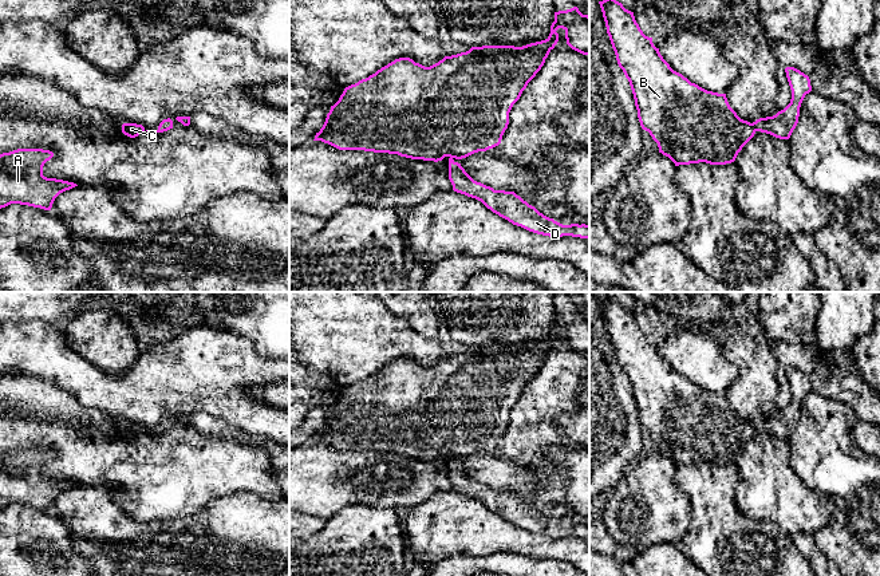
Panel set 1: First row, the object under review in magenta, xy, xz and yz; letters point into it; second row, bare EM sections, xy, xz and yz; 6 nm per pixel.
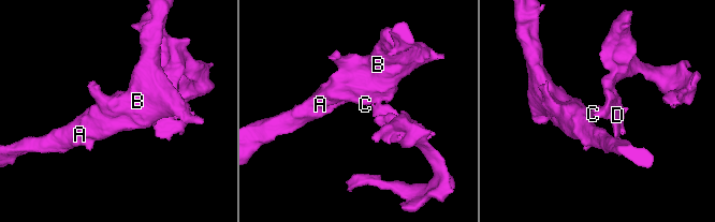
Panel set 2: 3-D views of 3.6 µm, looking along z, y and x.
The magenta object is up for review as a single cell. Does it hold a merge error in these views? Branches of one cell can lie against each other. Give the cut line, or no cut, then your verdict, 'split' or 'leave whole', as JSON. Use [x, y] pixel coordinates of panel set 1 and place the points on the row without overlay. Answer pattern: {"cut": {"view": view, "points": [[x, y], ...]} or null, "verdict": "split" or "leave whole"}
{"cut": {"view": "yz", "points": [[752, 423], [756, 430]]}, "verdict": "split"}

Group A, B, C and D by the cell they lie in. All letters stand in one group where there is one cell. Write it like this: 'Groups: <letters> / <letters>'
Groups: A B C / D

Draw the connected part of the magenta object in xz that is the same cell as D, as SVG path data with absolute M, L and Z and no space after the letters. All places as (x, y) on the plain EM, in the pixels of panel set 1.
M449 458L449 480L454 492L481 501L488 509L513 525L556 538L572 536L589 540L589 525L563 525L540 513L514 492L494 490L474 481L453 458Z

